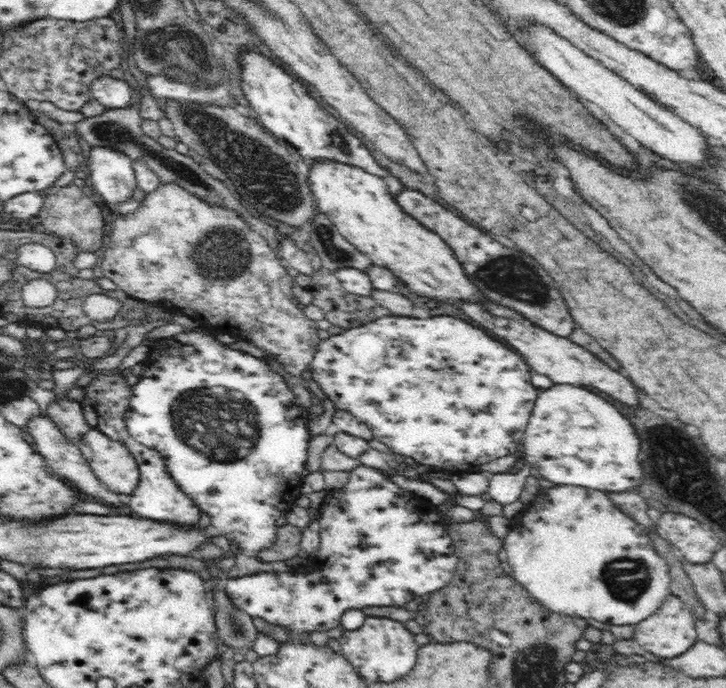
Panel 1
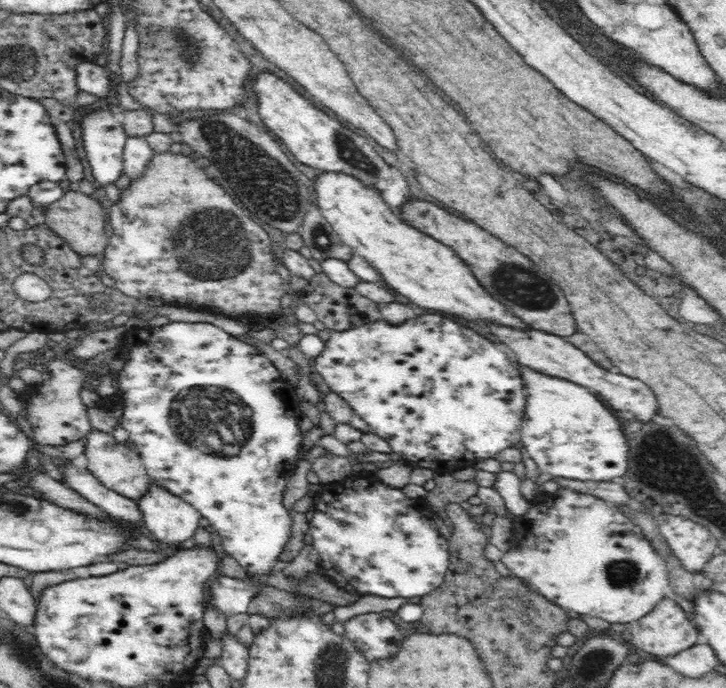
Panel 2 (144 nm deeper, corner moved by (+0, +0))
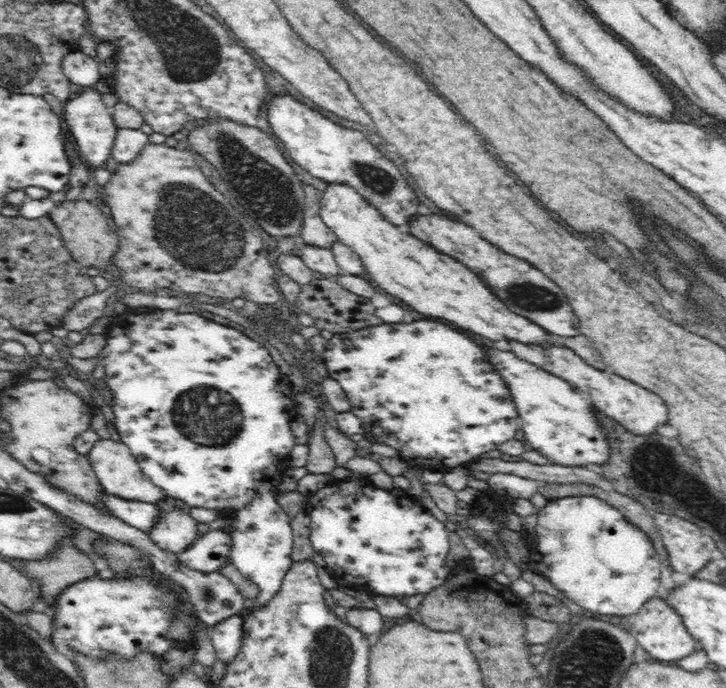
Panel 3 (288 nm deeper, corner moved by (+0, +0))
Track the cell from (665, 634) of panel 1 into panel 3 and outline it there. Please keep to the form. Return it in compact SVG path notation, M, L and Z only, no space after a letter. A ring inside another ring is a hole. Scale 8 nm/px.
M656 596L654 600L650 600L648 604L644 604L642 610L638 610L634 614L634 618L628 618L630 622L630 632L632 636L638 640L638 644L654 658L654 660L664 660L664 662L672 662L672 660L682 660L686 656L690 656L692 652L698 652L698 642L690 636L682 616L662 600L662 596Z

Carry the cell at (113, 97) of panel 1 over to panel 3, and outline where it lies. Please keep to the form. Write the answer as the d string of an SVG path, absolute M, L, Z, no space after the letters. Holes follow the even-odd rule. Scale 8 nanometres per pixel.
M74 52L74 54L66 54L62 58L62 72L64 76L78 86L94 86L100 80L100 62L96 62L96 58L90 58L84 52Z

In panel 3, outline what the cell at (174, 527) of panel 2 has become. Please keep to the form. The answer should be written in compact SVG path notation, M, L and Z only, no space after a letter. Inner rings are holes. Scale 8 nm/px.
M156 502L156 506L160 508L160 516L156 520L158 524L154 524L148 536L160 550L182 554L198 540L200 536L196 530L198 522L190 516L186 508L176 510L174 506L168 506L164 502Z

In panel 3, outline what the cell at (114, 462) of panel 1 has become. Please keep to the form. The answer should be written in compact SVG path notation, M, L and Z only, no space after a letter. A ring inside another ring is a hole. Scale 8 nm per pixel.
M100 440L94 444L94 448L88 454L88 460L100 480L100 484L104 486L106 494L112 494L116 498L122 500L132 500L132 502L162 502L166 496L158 486L154 486L154 482L150 482L150 478L142 472L138 460L132 456L132 452L122 444L122 442L114 442L114 440Z

